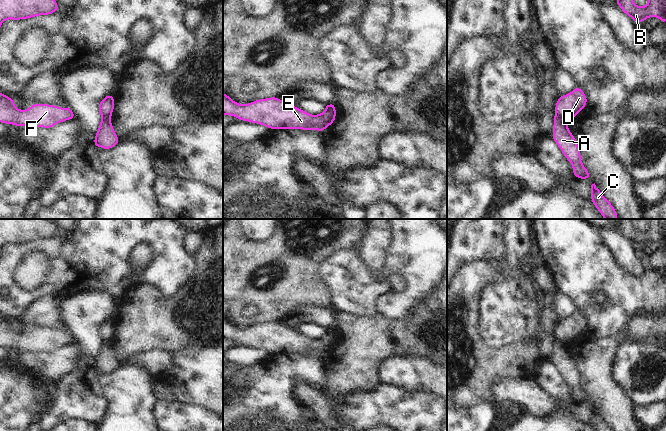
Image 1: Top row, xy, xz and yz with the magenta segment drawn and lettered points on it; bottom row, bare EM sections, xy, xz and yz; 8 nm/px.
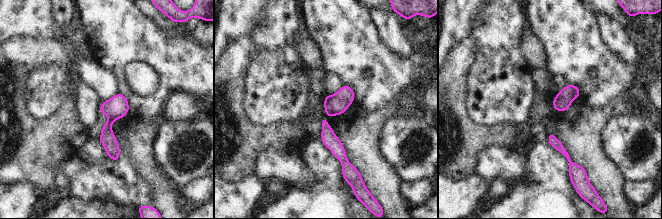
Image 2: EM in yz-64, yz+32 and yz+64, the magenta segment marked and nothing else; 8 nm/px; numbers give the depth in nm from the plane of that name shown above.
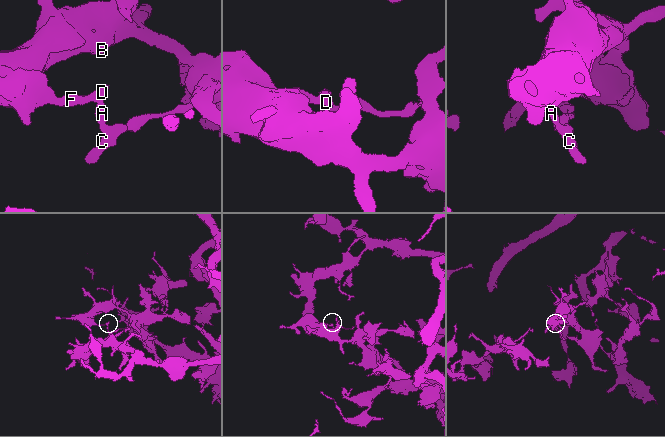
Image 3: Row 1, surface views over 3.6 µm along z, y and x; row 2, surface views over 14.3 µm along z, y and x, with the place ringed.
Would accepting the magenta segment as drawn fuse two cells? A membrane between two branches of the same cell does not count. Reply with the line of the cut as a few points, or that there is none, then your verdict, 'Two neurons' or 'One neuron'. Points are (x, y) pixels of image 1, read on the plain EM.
Split along yz (555, 338), (566, 344). Two neurons

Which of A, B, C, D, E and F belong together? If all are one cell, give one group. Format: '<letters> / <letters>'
A C / B D E F

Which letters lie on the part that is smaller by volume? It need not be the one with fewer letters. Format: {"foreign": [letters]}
{"foreign": ["A", "C"]}

